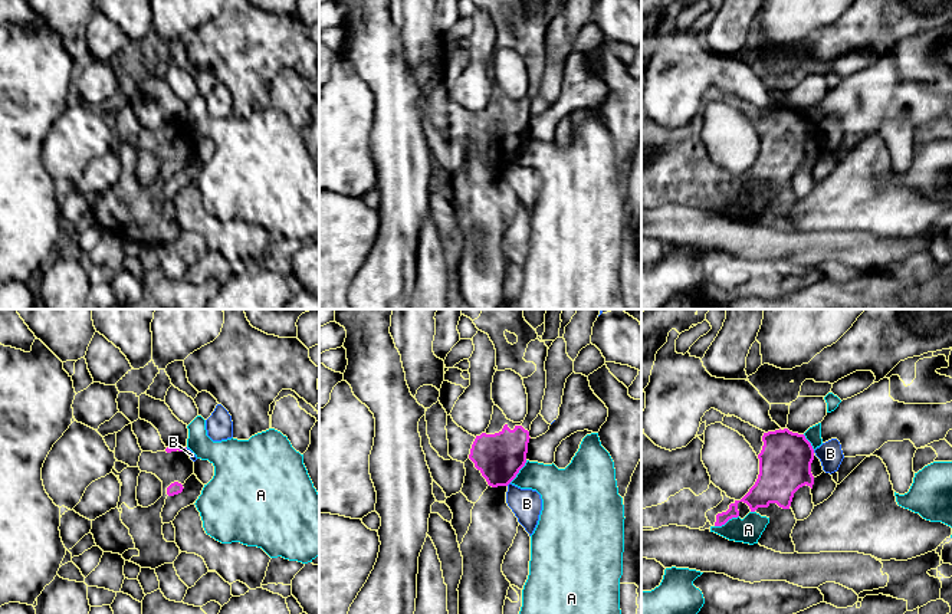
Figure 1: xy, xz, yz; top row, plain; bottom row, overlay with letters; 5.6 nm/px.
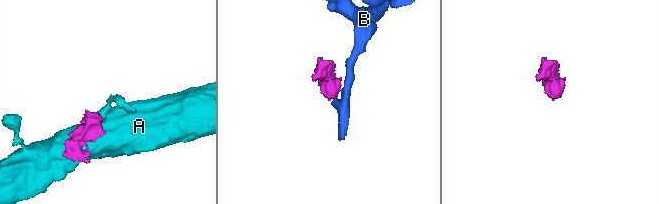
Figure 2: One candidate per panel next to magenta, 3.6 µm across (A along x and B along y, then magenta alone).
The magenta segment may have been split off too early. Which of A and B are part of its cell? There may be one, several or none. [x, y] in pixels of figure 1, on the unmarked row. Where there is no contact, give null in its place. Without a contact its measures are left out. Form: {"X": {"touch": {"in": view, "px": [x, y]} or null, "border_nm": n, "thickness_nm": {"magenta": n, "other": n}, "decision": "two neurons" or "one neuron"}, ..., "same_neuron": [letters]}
{"A": {"touch": {"in": "yz", "px": [726, 199]}, "border_nm": 150, "thickness_nm": {"magenta": 140, "other": 140}, "decision": "two neurons"}, "B": {"touch": {"in": "xz", "px": [508, 161]}, "border_nm": 30, "thickness_nm": {"magenta": 260, "other": 170}, "decision": "two neurons"}, "same_neuron": []}

